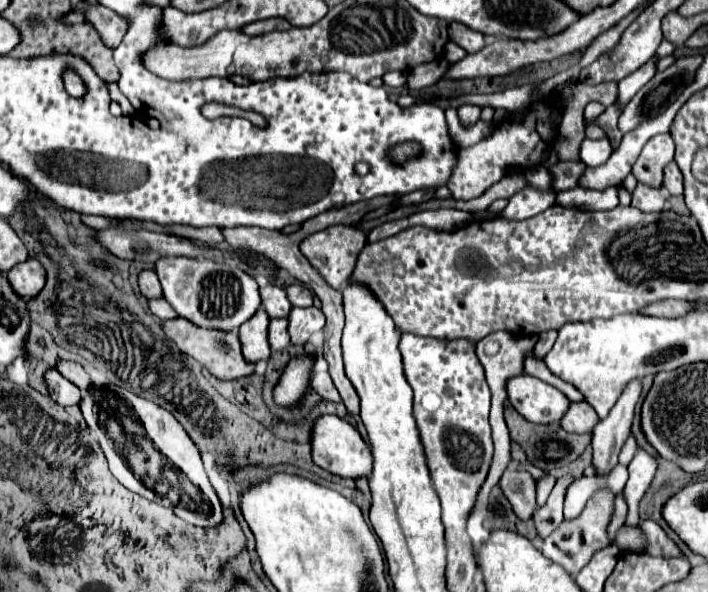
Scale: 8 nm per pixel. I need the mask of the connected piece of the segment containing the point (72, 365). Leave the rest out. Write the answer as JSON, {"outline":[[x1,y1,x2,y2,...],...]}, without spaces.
{"outline":[[67,359,59,361,59,363,57,363,57,371,59,371,65,379,69,379,71,383,75,383,81,391,89,389,89,385,91,385,89,375,87,375,85,369,83,369,79,363,75,363,75,361,67,361]]}

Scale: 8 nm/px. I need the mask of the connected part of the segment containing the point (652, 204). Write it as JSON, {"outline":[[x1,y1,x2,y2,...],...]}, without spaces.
{"outline":[[637,183,635,191,633,191,633,201,631,205,641,209,643,213,655,213,655,211,663,211,665,205,665,193,657,187,645,185,645,183]]}

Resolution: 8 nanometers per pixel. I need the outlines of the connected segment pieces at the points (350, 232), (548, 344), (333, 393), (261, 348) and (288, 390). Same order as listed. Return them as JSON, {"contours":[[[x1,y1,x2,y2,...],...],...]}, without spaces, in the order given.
{"contours":[[[333,225,325,231,319,231,311,237,307,237,301,243,301,253,309,259,309,263,329,281,329,285,333,285,333,289,341,289,343,283,349,281,353,269,355,269,355,261,357,255,361,253,361,249,367,243,367,235,355,227,345,227,345,225]],[[543,331,543,333,539,333,539,339,537,339,535,347,533,347,535,357,543,359,543,355,545,355,545,353,547,353,547,351,553,347,555,337,557,337,557,331]],[[319,361,317,367,315,367,315,375,311,377,311,387,323,397,323,399,329,399,329,401,339,401,339,393,329,377,329,371,327,371,327,365,325,361]],[[257,309,257,313,245,321,239,329,239,339,243,347,243,357,249,363,257,363,261,359,269,359,269,343,267,343,267,327,269,315,265,309]],[[295,357,287,365,279,385,273,391,277,405,293,407,303,397,303,393,305,393,305,389,309,385,309,369,311,369,311,365,313,365,313,357]]]}

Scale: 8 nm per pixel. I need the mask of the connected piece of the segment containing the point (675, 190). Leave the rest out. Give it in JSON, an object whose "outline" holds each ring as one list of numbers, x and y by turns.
{"outline":[[671,161,663,169,663,189,669,195,681,195,683,193,683,177,681,177,681,171,677,169,675,161]]}

